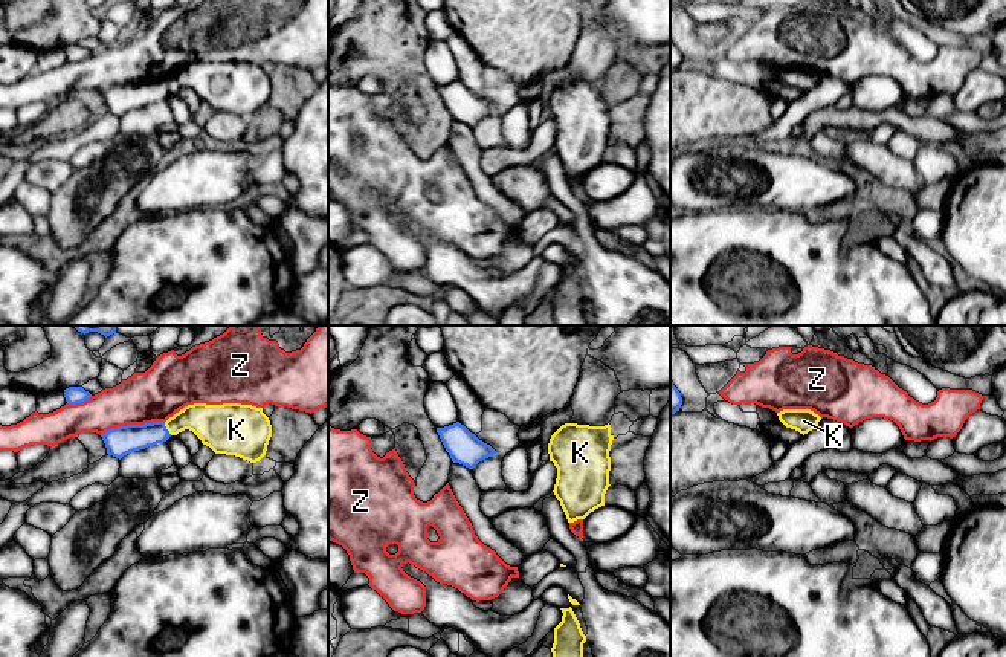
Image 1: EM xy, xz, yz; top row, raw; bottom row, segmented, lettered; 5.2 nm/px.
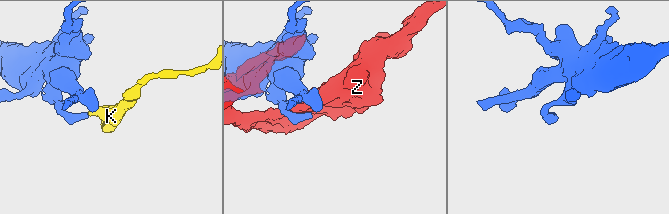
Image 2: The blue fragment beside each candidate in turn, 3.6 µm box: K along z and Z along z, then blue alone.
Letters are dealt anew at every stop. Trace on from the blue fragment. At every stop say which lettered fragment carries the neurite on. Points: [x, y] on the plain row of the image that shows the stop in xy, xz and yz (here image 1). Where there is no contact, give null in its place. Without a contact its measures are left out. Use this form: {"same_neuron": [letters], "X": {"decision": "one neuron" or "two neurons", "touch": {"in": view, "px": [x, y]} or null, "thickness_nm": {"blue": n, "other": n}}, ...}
{"same_neuron": [], "K": {"decision": "two neurons", "touch": {"in": "xy", "px": [165, 86]}, "thickness_nm": {"blue": 150, "other": 200}}, "Z": {"decision": "two neurons", "touch": {"in": "xy", "px": [132, 83]}, "thickness_nm": {"blue": 150, "other": 280}}}

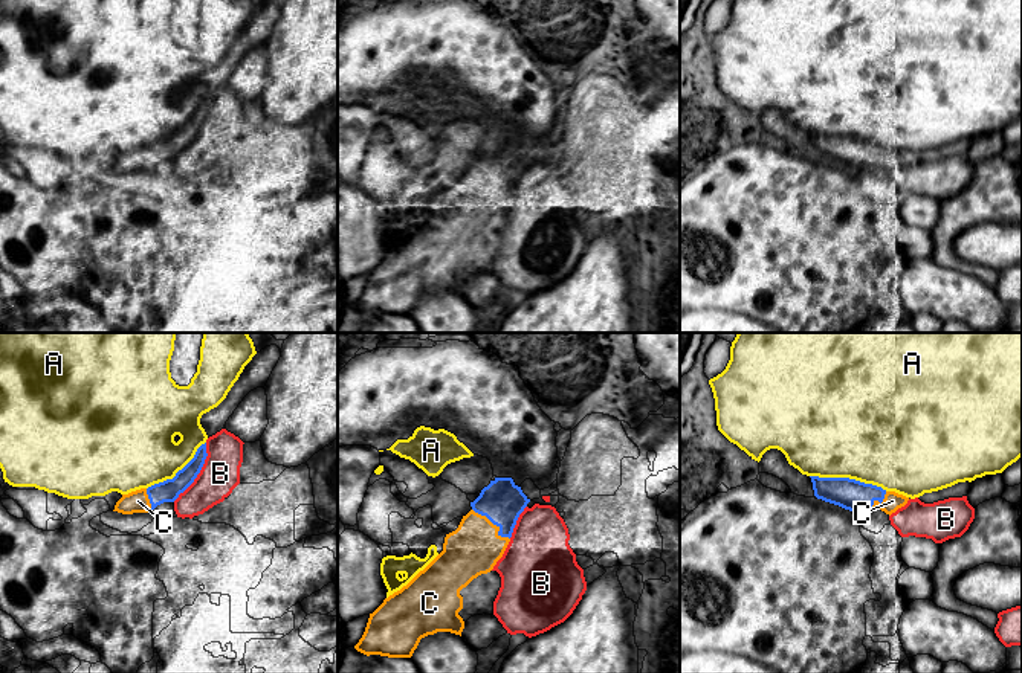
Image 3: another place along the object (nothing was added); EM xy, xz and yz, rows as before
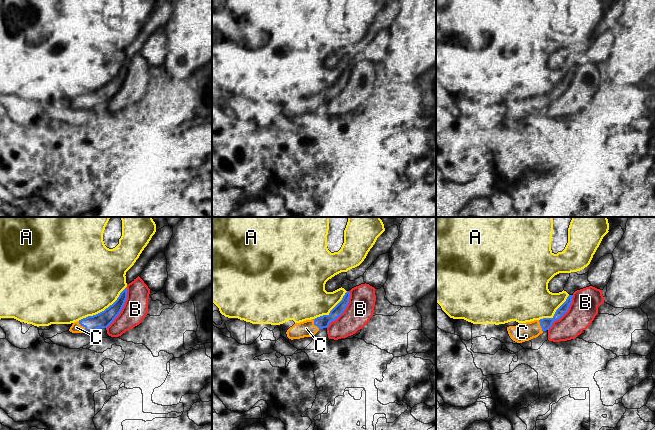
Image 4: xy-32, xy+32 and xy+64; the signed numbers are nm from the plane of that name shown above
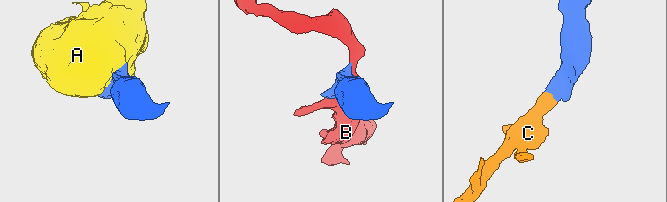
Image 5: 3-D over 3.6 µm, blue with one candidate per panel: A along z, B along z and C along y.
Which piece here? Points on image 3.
{"same_neuron": ["C"], "A": {"decision": "two neurons", "touch": {"in": "yz", "px": [848, 136]}, "thickness_nm": {"blue": 160, "other": 500}}, "B": {"decision": "two neurons", "touch": {"in": "xy", "px": [199, 130]}, "thickness_nm": {"blue": 120, "other": 200}}, "C": {"decision": "one neuron", "touch": {"in": "xz", "px": [494, 182]}, "thickness_nm": {"blue": 220, "other": 280}}}

